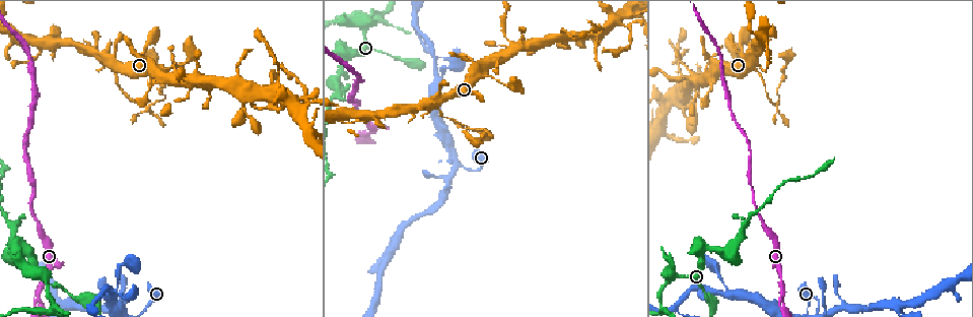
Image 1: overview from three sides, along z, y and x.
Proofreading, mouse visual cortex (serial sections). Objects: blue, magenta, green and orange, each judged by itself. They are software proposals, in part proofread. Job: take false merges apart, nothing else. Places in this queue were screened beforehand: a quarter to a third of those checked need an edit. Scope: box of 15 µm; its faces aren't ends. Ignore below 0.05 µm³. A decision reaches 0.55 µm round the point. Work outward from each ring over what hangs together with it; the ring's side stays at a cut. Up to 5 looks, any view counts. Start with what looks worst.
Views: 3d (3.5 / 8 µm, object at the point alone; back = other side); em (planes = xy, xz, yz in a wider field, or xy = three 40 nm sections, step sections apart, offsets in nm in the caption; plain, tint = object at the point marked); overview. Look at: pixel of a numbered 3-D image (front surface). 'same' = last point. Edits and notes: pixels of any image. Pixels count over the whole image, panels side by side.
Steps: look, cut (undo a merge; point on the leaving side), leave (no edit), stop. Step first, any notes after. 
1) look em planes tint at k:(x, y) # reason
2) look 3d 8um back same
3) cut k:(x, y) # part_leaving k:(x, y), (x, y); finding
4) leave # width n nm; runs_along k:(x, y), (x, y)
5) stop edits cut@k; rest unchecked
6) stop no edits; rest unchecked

look 3d 3.5um back at 1:(439, 177) # narrows sharply

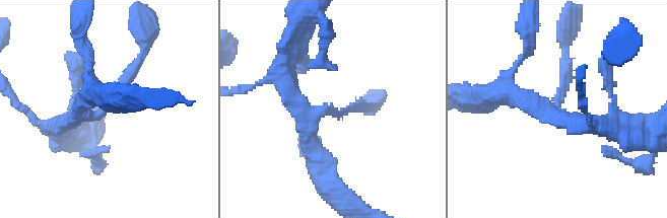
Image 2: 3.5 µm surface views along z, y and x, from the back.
look em xy step 1 tint at 2:(336, 114) # arms 3; arm_widths 200, 250, 300 nm; shape alone is not enough

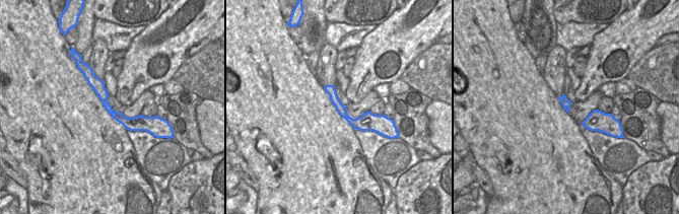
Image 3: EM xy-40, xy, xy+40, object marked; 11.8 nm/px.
leave # runs_along 2:(62, 121), (99, 115), (143, 50); all the same cell

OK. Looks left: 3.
look 3d 3.5um at 1:(695, 81) # four arms meet

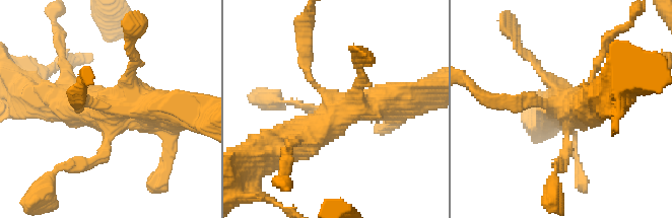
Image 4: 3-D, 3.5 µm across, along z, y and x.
look em xy step 3 tint at 4:(563, 105)

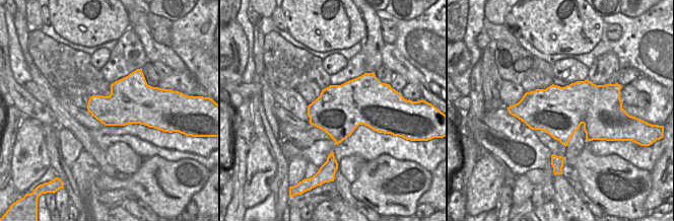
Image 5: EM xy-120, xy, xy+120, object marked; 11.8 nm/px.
leave # runs_along 4:(286, 145), (345, 106), (408, 96); one cell here

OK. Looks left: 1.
stop no edits; rest unchecked

